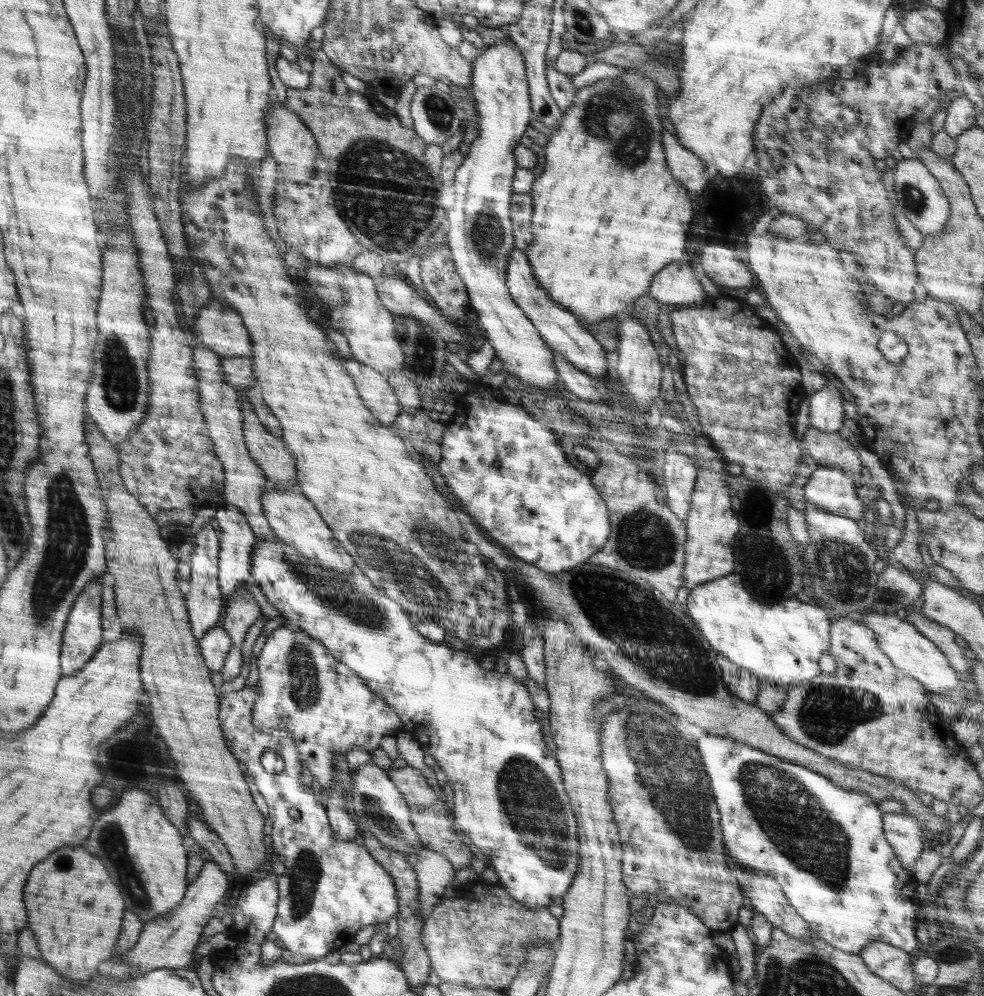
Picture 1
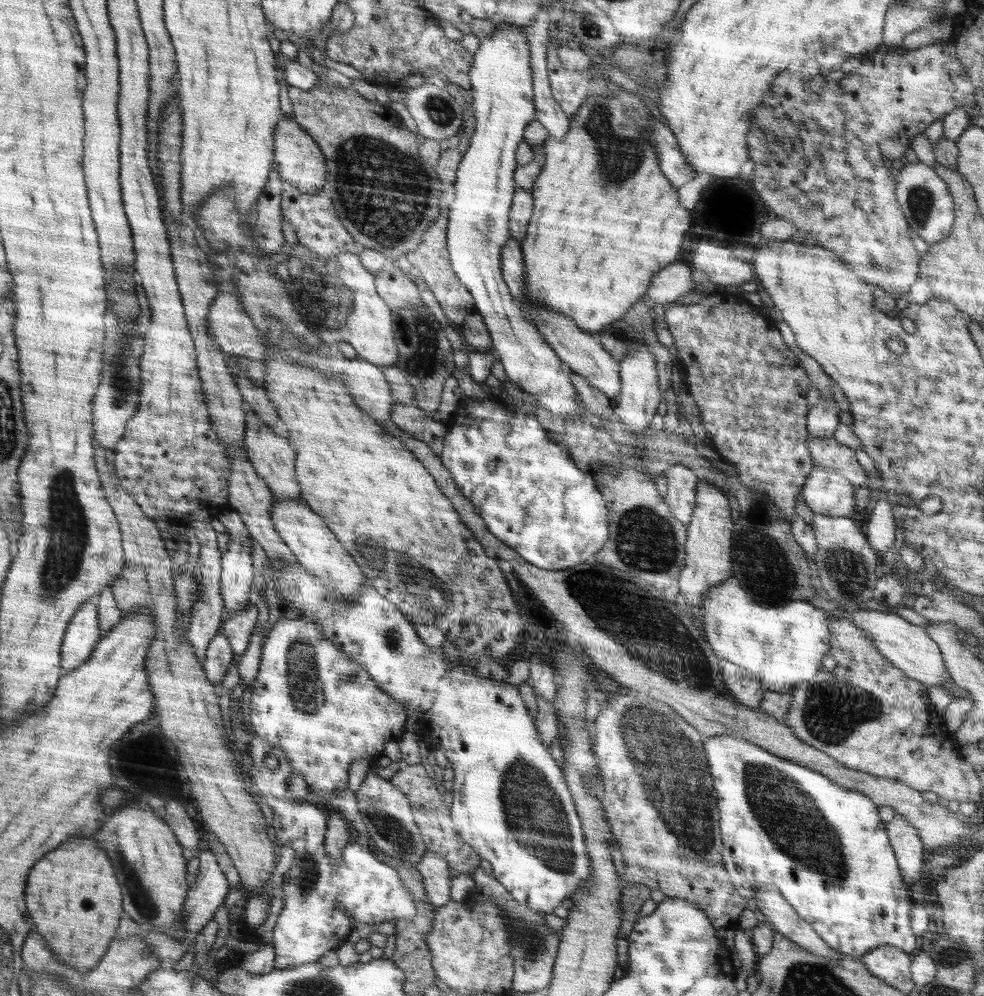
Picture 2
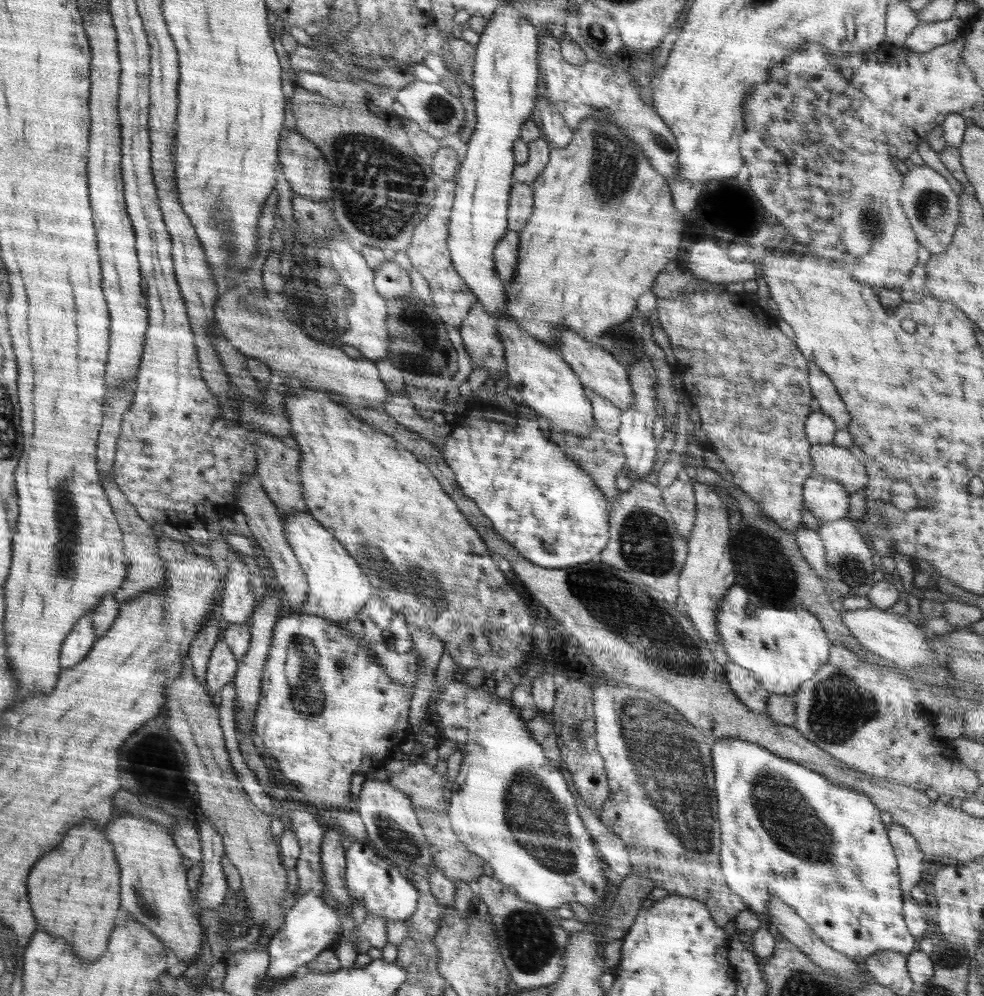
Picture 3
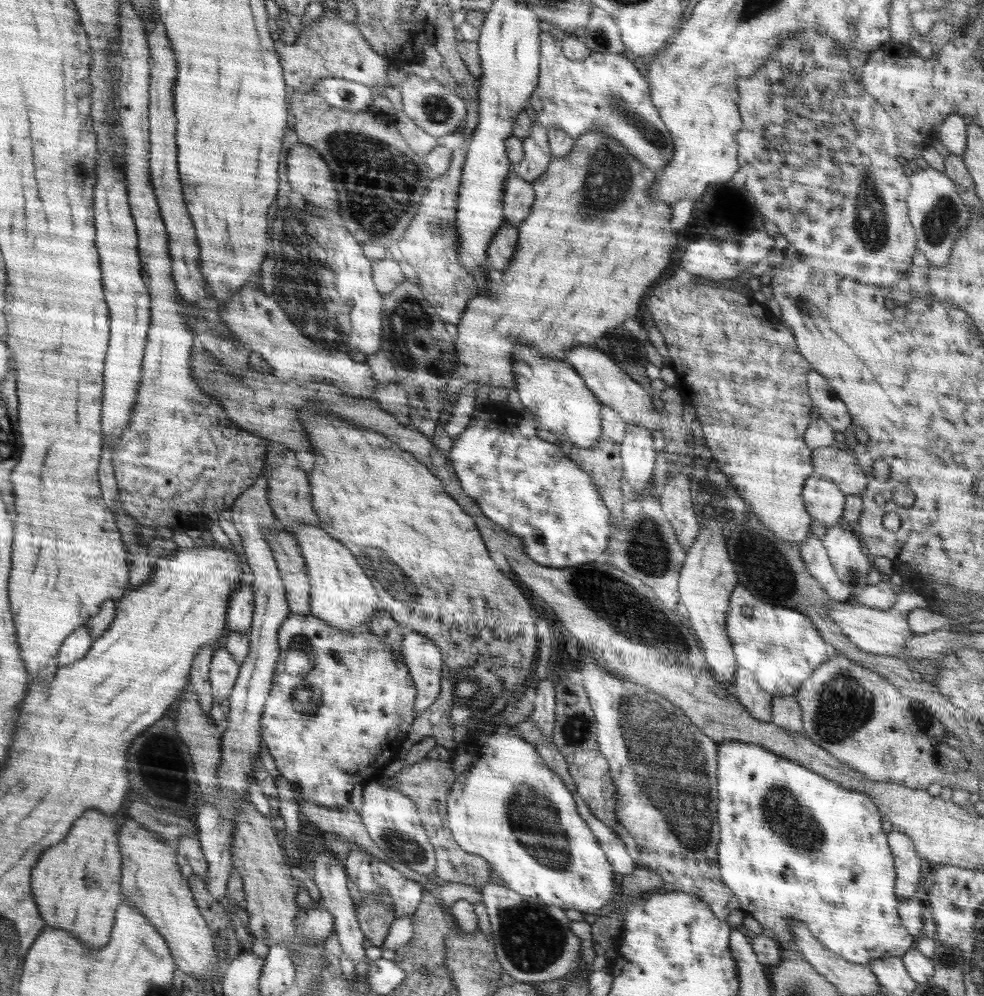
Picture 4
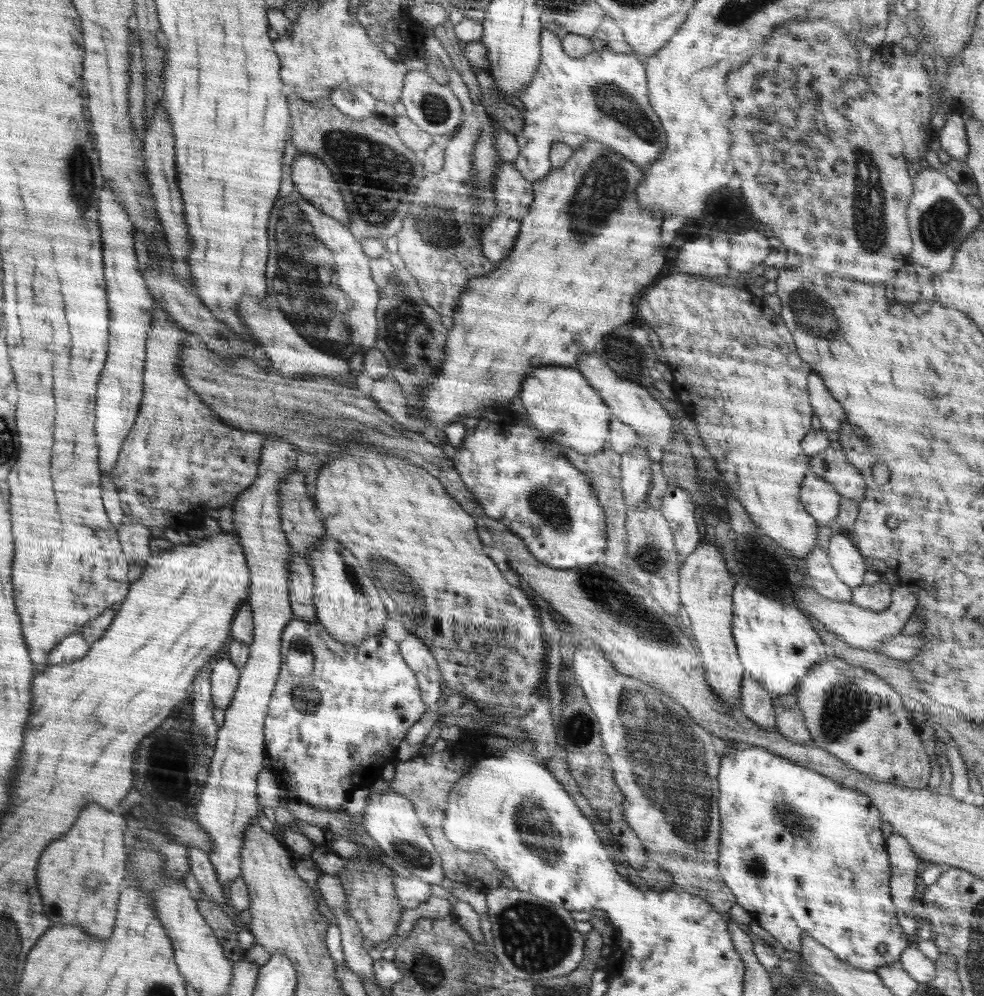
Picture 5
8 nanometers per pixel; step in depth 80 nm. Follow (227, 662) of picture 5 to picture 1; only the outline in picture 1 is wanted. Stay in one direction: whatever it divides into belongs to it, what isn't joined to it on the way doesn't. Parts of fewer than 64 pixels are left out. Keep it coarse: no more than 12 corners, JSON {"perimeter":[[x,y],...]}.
{"perimeter":[[220,625],[201,636],[200,648],[212,672],[222,671],[232,646]]}

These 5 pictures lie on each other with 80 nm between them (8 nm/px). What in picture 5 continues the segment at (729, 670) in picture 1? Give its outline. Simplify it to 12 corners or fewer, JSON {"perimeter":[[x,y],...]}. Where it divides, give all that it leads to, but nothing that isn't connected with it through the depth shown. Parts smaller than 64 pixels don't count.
{"perimeter":[[743,674],[740,707],[766,730],[776,729],[773,698]]}

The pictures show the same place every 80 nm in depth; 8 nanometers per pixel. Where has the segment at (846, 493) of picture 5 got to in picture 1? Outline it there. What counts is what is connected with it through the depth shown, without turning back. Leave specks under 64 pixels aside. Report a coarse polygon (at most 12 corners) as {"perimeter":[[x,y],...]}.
{"perimeter":[[809,425],[801,441],[817,465],[859,482],[861,458],[838,432]]}

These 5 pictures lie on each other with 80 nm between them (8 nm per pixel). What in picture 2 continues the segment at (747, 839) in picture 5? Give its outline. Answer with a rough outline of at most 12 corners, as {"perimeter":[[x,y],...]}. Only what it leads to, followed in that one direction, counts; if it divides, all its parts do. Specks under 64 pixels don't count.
{"perimeter":[[726,735],[703,748],[724,868],[822,941],[909,953],[878,806]]}

